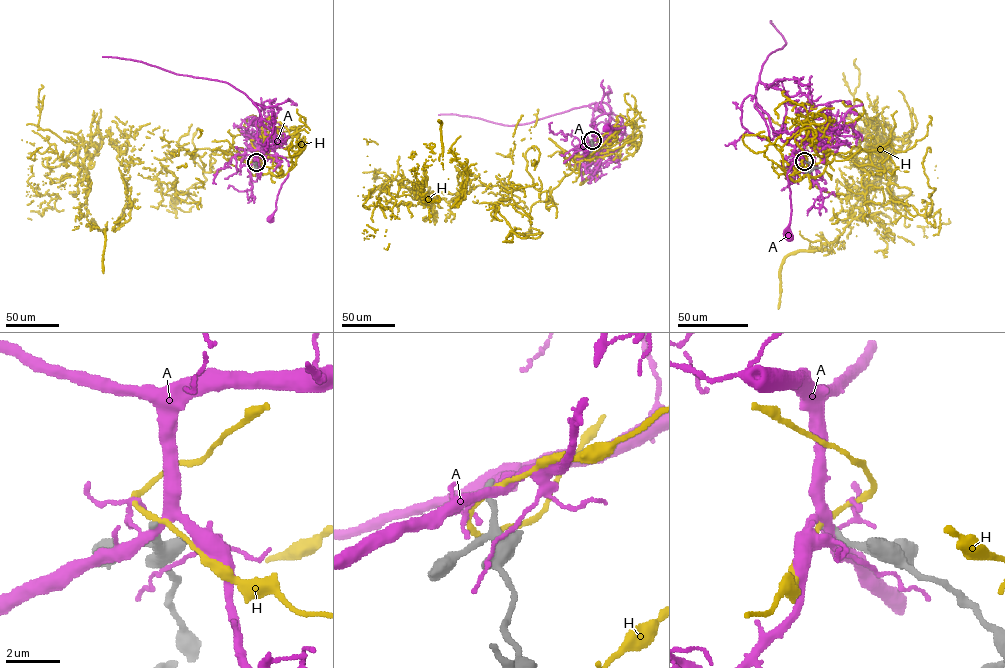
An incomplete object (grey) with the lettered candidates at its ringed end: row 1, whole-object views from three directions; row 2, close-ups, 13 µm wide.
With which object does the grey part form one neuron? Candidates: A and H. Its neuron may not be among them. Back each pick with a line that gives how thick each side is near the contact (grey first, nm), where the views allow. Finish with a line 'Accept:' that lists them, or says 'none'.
Accept: none

